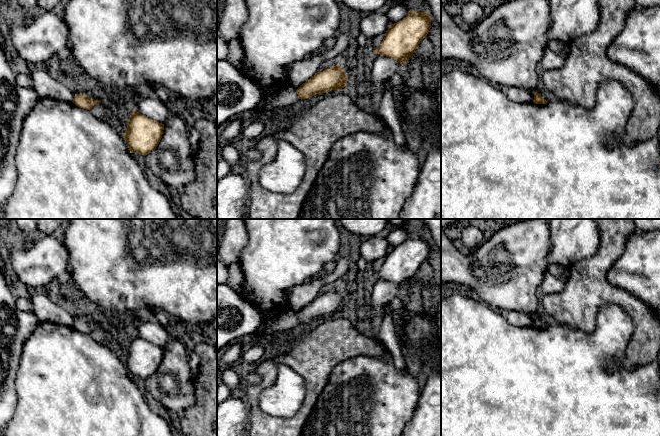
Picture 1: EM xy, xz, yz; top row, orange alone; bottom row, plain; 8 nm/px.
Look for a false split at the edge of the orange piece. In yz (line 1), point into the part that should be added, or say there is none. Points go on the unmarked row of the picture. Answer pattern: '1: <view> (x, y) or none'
1: none

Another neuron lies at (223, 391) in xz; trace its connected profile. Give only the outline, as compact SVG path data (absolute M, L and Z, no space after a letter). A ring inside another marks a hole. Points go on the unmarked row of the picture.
M222 381L217 387L217 403L226 400L231 396L231 389Z

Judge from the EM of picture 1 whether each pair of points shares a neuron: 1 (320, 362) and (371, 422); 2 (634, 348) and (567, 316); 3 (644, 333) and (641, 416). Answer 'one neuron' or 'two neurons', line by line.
1: two neurons
2: one neuron
3: two neurons

